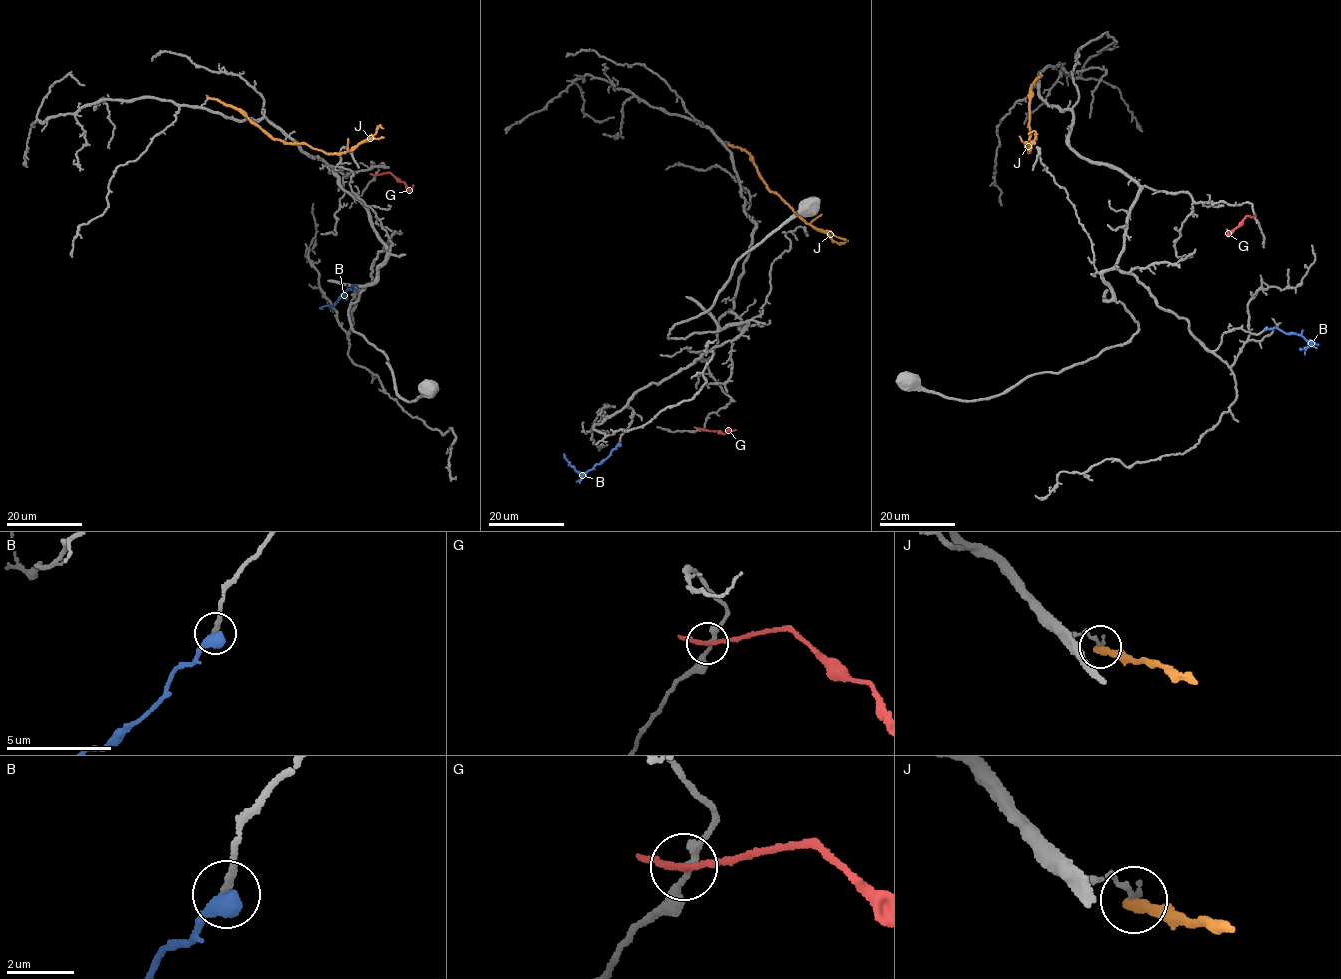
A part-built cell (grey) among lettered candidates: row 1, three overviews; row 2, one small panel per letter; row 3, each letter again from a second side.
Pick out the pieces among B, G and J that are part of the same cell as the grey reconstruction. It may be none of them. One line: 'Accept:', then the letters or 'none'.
Accept: B

